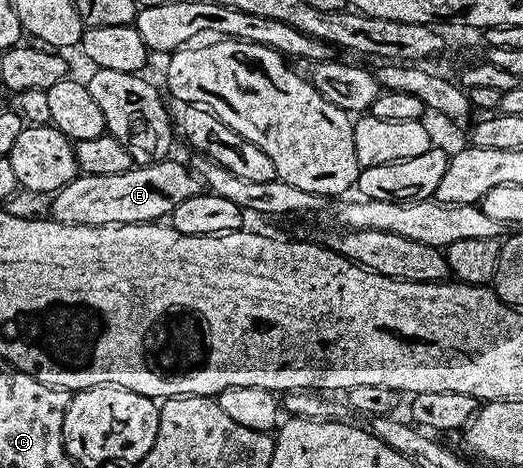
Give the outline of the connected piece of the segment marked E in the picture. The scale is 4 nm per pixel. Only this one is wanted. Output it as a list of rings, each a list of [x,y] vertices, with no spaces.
[[[163,159],[149,165],[131,167],[116,175],[79,175],[53,194],[49,216],[65,225],[145,225],[158,223],[184,199],[200,191],[200,181],[189,168],[175,159]]]

